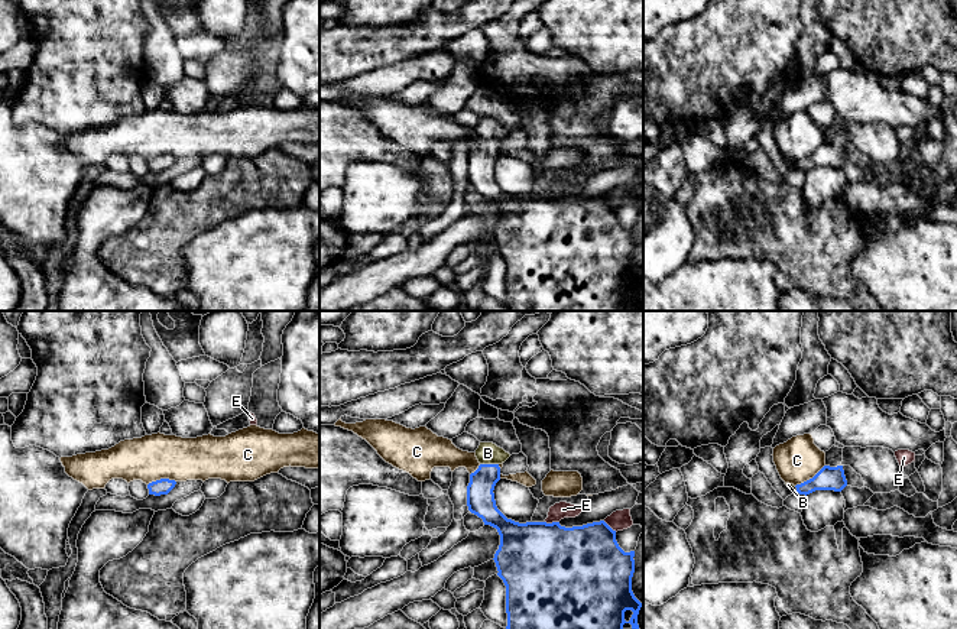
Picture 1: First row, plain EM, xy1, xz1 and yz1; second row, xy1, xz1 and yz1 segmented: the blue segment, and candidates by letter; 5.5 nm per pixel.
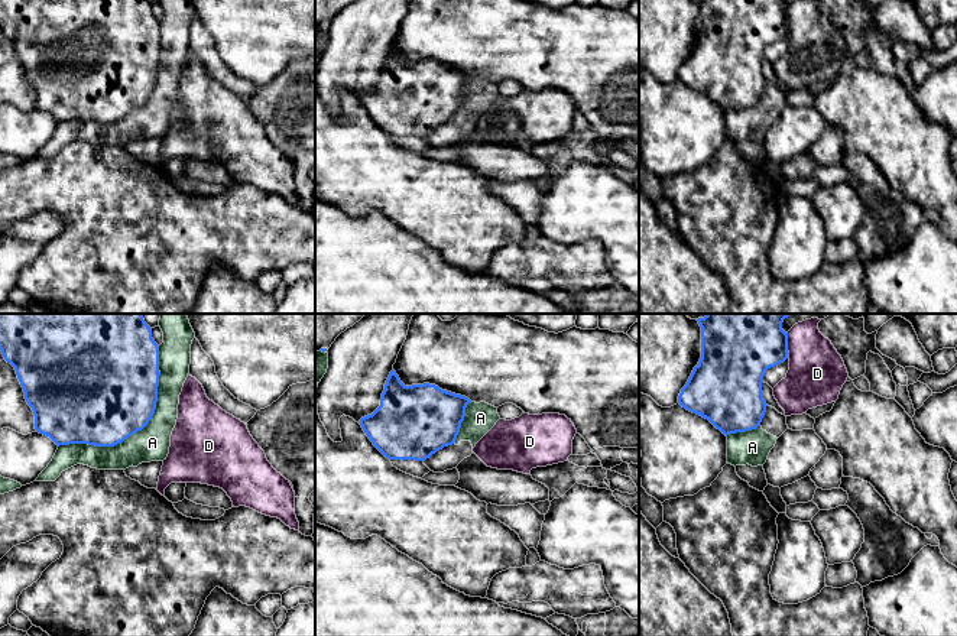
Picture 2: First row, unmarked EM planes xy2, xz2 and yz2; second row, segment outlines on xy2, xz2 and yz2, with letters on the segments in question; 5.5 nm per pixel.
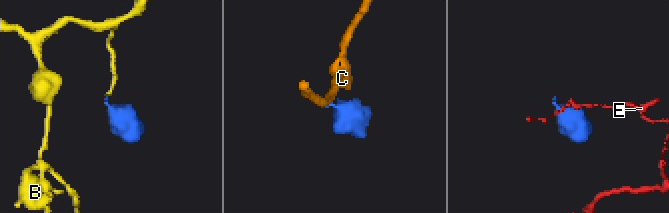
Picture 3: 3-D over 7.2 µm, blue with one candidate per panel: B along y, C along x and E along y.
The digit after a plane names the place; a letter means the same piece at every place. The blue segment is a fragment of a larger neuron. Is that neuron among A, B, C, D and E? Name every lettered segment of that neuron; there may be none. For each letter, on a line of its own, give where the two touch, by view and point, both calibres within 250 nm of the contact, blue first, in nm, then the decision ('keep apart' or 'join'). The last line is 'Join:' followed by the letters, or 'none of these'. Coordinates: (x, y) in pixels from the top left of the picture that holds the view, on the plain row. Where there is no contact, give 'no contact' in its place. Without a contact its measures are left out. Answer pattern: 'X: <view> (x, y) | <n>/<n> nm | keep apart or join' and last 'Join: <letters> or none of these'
A: xy2 (140, 106) | 500/190 nm | keep apart
B: xz1 (489, 140) | 160/130 nm | join
C: yz1 (810, 155) | 130/240 nm | keep apart
D: yz2 (787, 18) | 320/320 nm | keep apart
E: xz1 (552, 198) | 480/90 nm | keep apart
Join: B

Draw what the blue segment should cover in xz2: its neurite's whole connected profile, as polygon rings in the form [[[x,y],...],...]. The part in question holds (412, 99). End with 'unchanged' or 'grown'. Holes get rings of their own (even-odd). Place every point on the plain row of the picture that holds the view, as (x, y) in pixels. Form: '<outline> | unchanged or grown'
[[[395,46],[390,48],[380,82],[360,95],[360,101],[373,121],[389,136],[425,137],[444,123],[452,121],[471,77],[439,65],[435,61],[405,62]]] | unchanged

